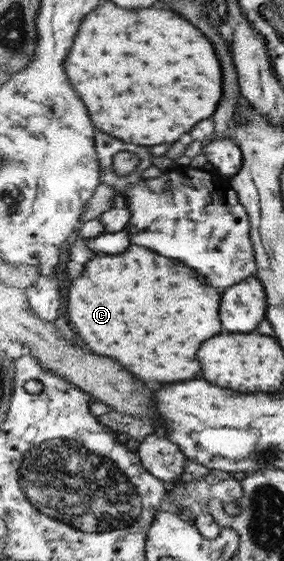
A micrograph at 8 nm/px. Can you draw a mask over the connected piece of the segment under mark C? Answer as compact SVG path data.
M132 244L122 255L97 254L88 269L72 287L70 313L80 337L96 351L122 361L132 373L148 381L186 381L202 373L198 347L218 335L220 329L220 291L210 285L206 275L186 267L184 262L164 257L145 245Z

